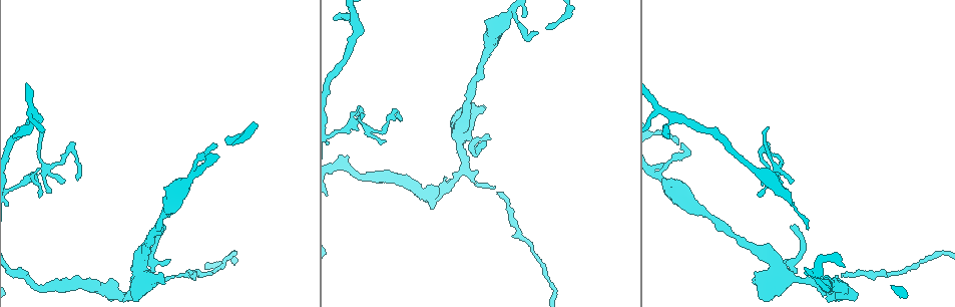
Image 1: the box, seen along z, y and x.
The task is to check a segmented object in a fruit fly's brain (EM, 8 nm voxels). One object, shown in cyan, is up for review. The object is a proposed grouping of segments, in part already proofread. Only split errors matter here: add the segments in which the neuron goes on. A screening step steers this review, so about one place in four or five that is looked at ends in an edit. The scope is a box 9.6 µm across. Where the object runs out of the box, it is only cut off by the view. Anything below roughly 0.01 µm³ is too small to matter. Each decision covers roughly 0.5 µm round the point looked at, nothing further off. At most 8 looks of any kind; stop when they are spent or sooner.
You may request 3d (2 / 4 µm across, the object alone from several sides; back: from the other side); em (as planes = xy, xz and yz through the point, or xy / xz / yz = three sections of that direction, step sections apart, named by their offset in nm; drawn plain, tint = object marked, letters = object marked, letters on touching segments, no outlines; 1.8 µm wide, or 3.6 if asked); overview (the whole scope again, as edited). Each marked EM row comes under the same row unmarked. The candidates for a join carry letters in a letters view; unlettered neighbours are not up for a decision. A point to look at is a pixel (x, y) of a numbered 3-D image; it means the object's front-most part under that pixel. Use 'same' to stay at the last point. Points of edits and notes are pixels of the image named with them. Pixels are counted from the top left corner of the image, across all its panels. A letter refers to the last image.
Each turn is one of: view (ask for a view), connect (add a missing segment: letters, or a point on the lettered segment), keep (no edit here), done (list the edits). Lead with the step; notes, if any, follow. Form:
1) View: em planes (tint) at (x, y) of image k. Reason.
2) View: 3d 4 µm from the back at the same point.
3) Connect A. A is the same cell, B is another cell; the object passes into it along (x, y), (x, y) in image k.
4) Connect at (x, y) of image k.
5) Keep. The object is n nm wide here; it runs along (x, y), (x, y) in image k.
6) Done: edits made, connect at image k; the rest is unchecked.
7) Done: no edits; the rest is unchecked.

View: 3d 2 µm from the back at (161, 284) of image 1. Thick end.

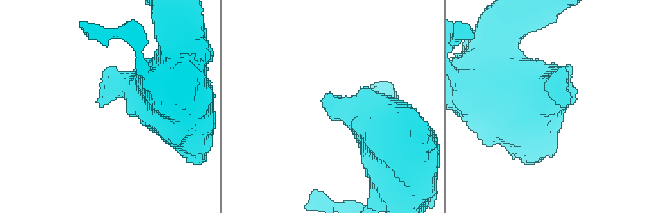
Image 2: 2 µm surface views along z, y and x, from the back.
View: em planes (tint) at (570, 102) of image 2. Now the EM.

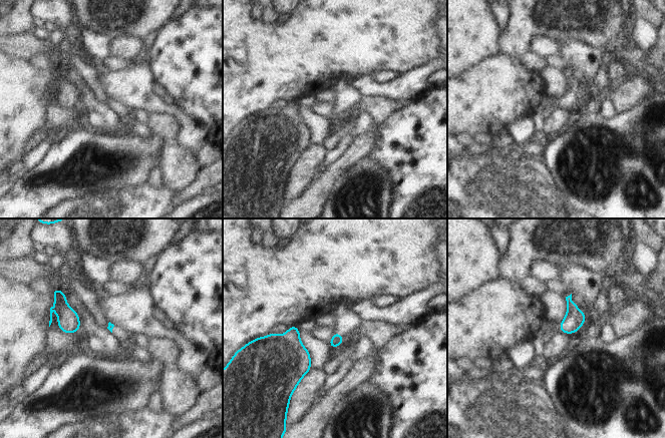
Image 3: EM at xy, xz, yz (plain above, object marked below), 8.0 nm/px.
View: em planes (letters) at the same point. See the neighbours.

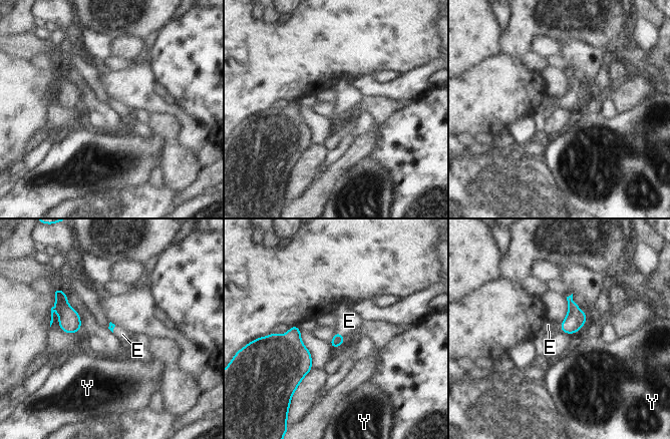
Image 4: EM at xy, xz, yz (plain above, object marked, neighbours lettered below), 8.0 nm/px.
Connect E. The longest contact is with E, 110 nm; E is the same cell, Y is another cell; the object passes into it along (337, 340), (341, 335), (349, 321) in image 4; it goes on there.

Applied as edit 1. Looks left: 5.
View: overview. Redraw.

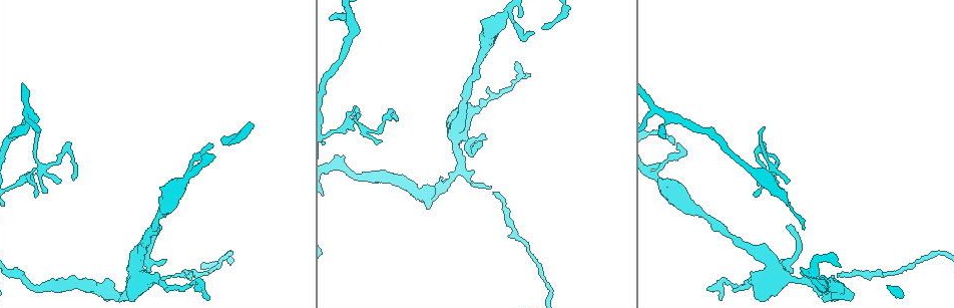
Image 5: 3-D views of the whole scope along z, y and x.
View: 3d 4 µm at (492, 192) of image 5.

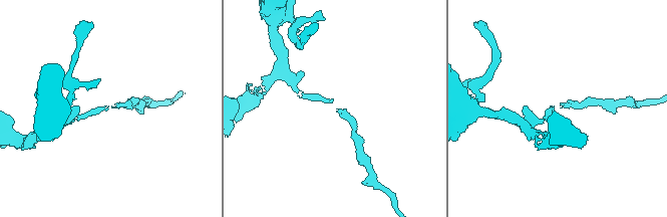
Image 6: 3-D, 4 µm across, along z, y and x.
View: em planes (letters) at (113, 106) of image 6. Now the EM.

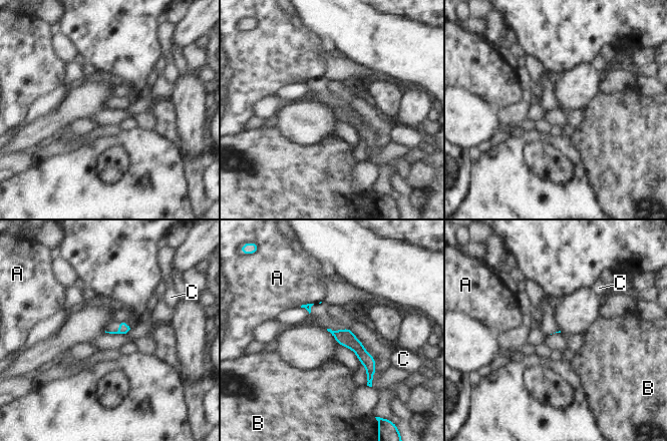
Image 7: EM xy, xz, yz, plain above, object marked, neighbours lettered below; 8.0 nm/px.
Keep. The longest contact is with A, 120 nm; A, B and C are other cells; no lettered segment goes on from it.

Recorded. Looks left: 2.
View: 3d 2 µm at (481, 141) of image 5. Tapers out.

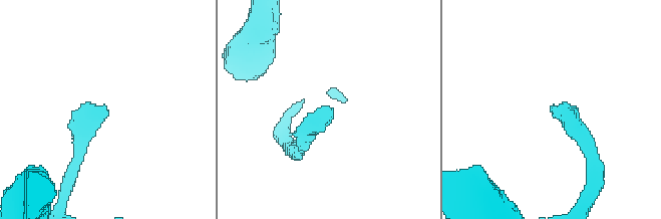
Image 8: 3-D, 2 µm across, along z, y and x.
View: em planes (letters) at (328, 108) of image 8. Now the EM.

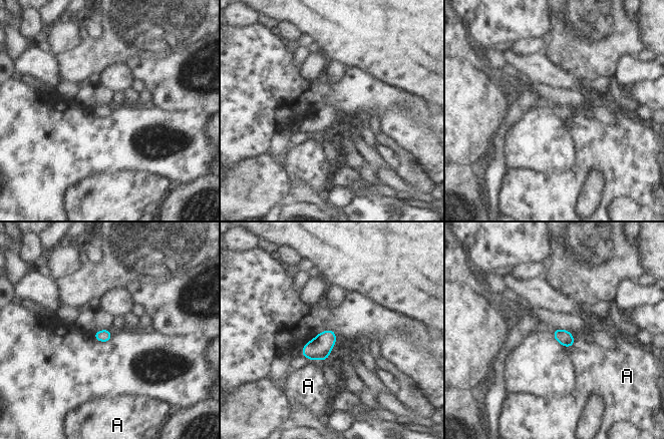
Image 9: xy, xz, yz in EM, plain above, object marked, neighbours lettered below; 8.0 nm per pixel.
Keep. A is another cell; a border runs along (321, 360), (312, 360), (310, 362) in image 9; no lettered segment goes on from it.

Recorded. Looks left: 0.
Done: edits made, connect at image 4; the rest is unchecked.

